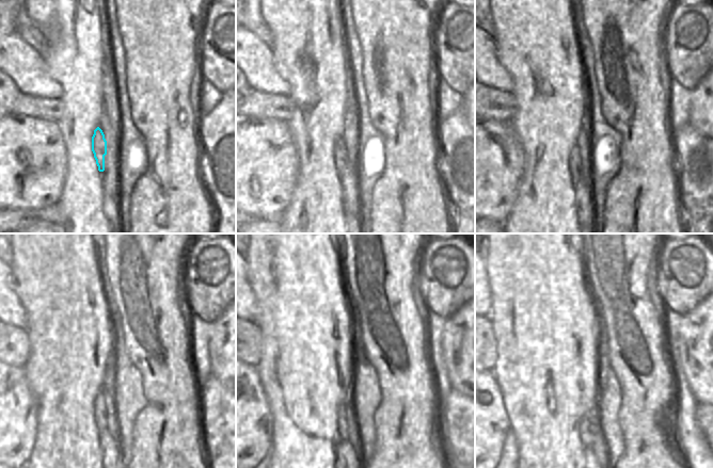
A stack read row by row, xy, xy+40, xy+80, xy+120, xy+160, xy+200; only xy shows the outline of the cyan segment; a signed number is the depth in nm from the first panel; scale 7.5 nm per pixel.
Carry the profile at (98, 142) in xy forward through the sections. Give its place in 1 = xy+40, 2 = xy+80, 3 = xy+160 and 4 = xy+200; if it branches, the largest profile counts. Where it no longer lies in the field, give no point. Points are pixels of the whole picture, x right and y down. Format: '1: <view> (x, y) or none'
1: xy+40 (341, 157)
2: xy+80 (581, 166)
3: xy+160 (343, 420)
4: xy+200 (589, 431)

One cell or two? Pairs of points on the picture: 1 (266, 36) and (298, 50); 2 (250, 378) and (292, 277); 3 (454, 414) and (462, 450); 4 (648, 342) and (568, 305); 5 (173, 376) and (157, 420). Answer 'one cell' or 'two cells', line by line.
1: two cells
2: two cells
3: one cell
4: two cells
5: one cell

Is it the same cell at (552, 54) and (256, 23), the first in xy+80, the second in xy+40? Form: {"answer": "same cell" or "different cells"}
{"answer": "different cells"}

